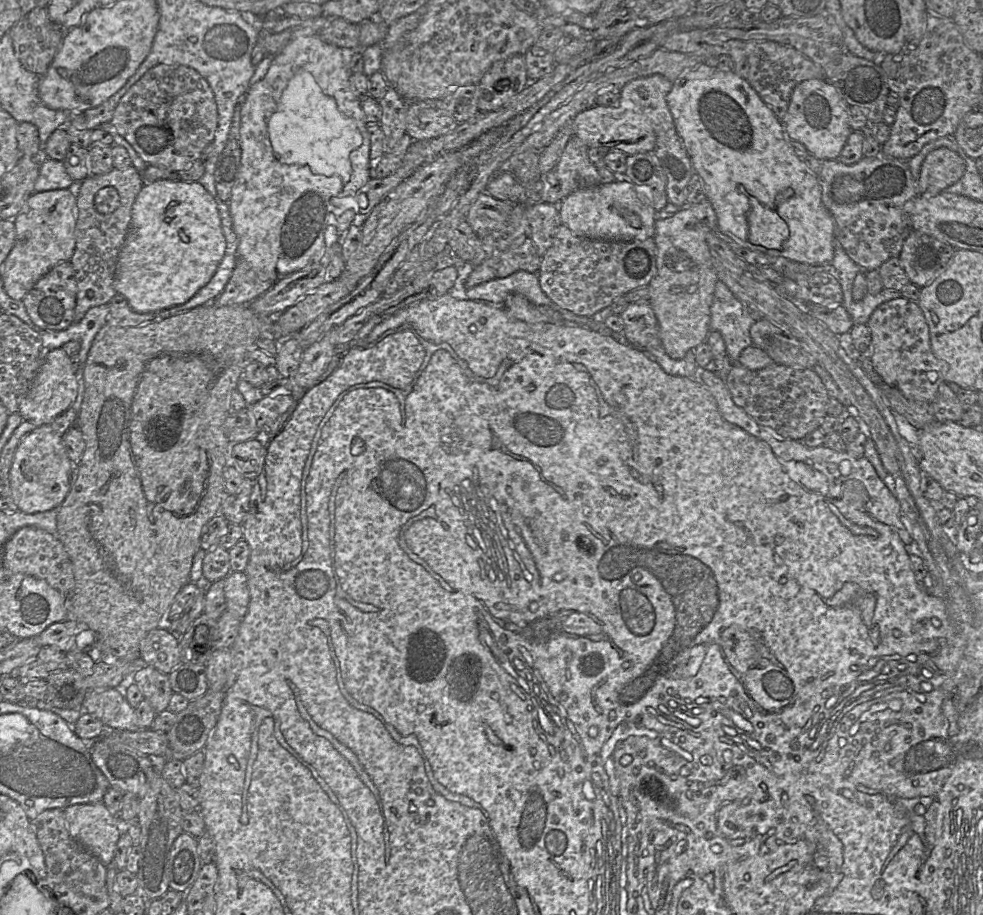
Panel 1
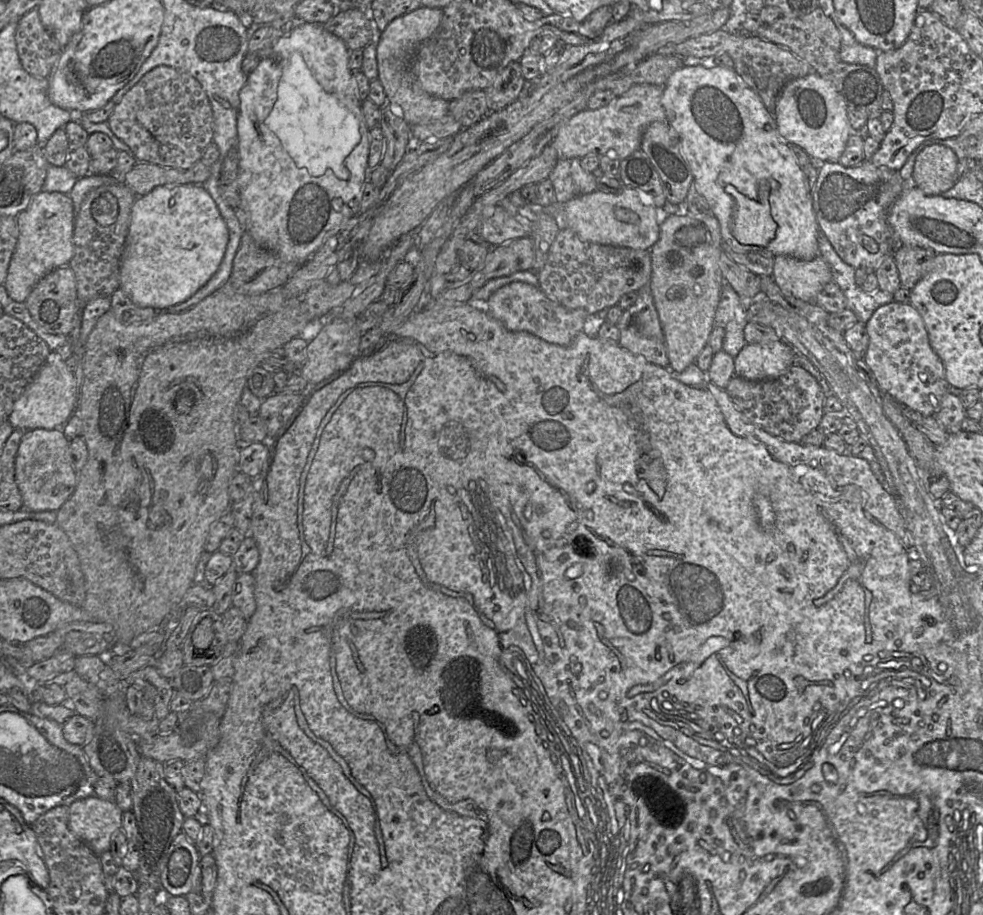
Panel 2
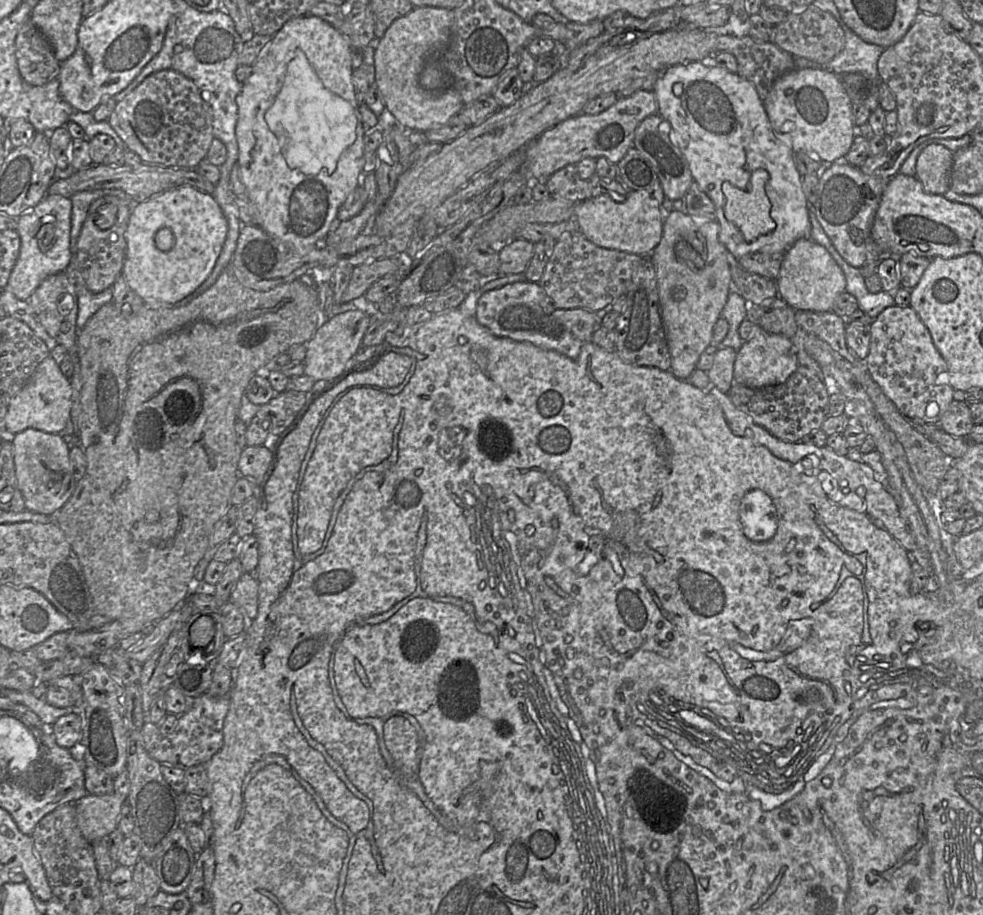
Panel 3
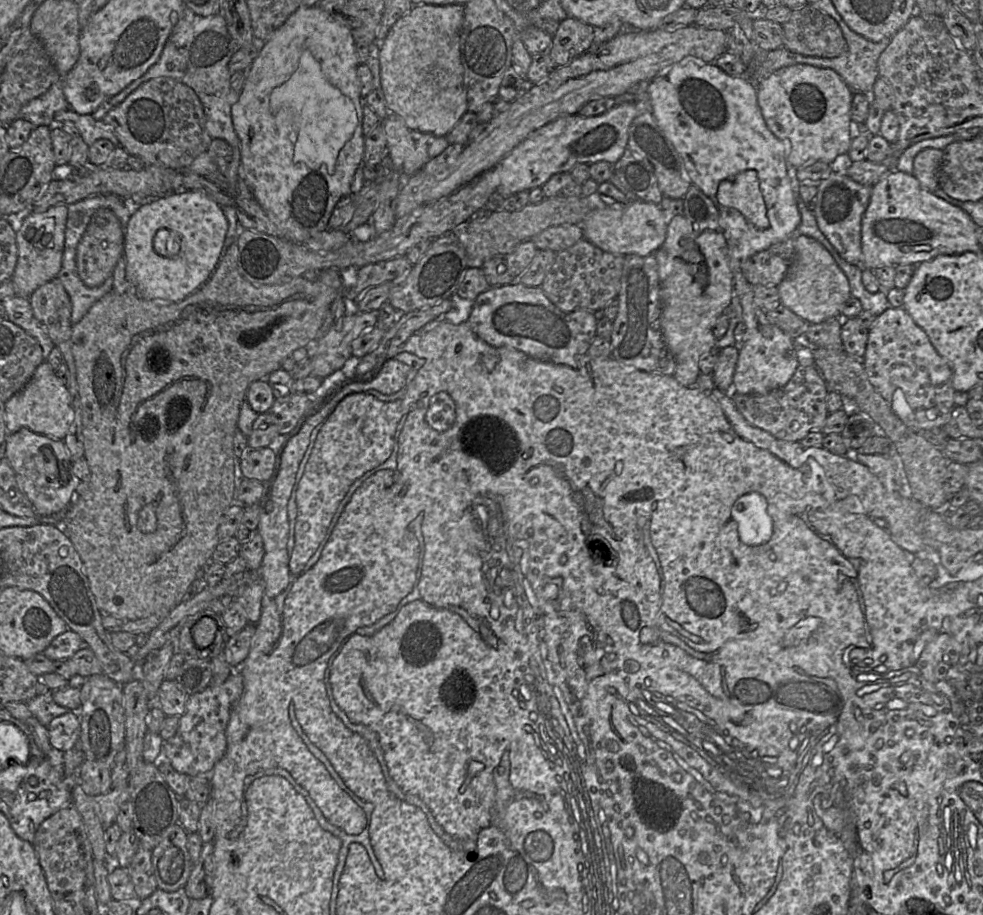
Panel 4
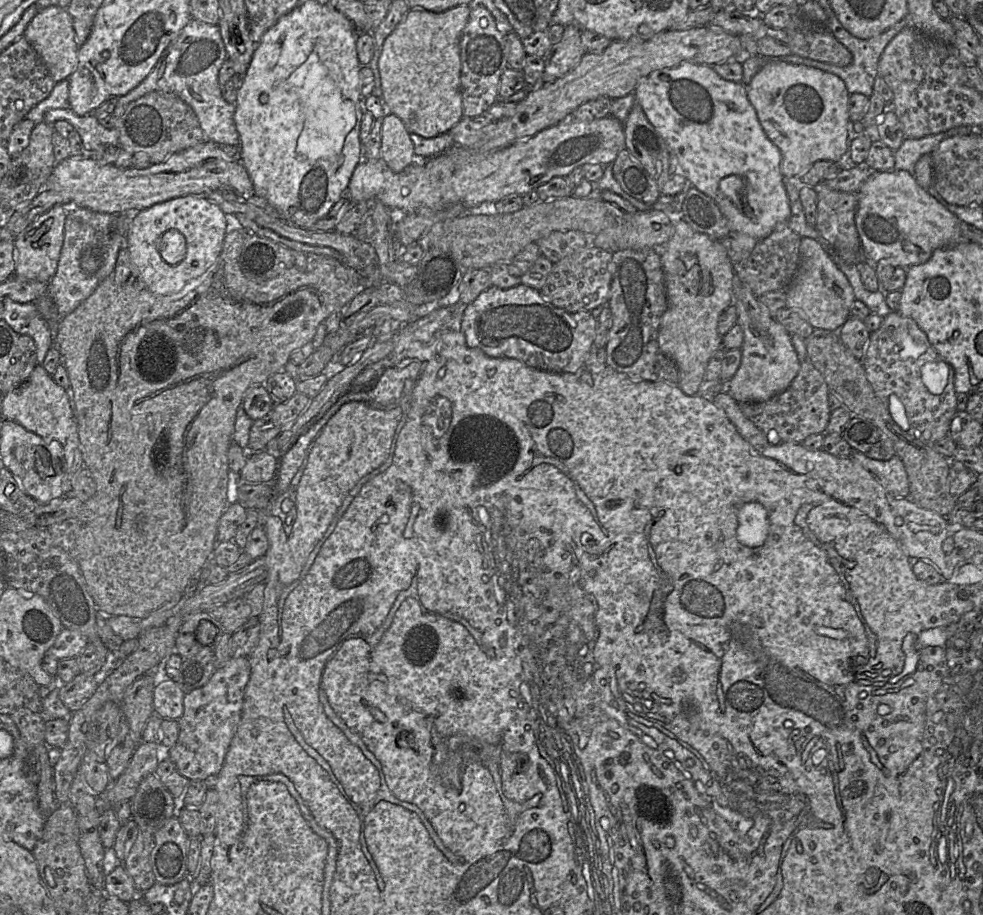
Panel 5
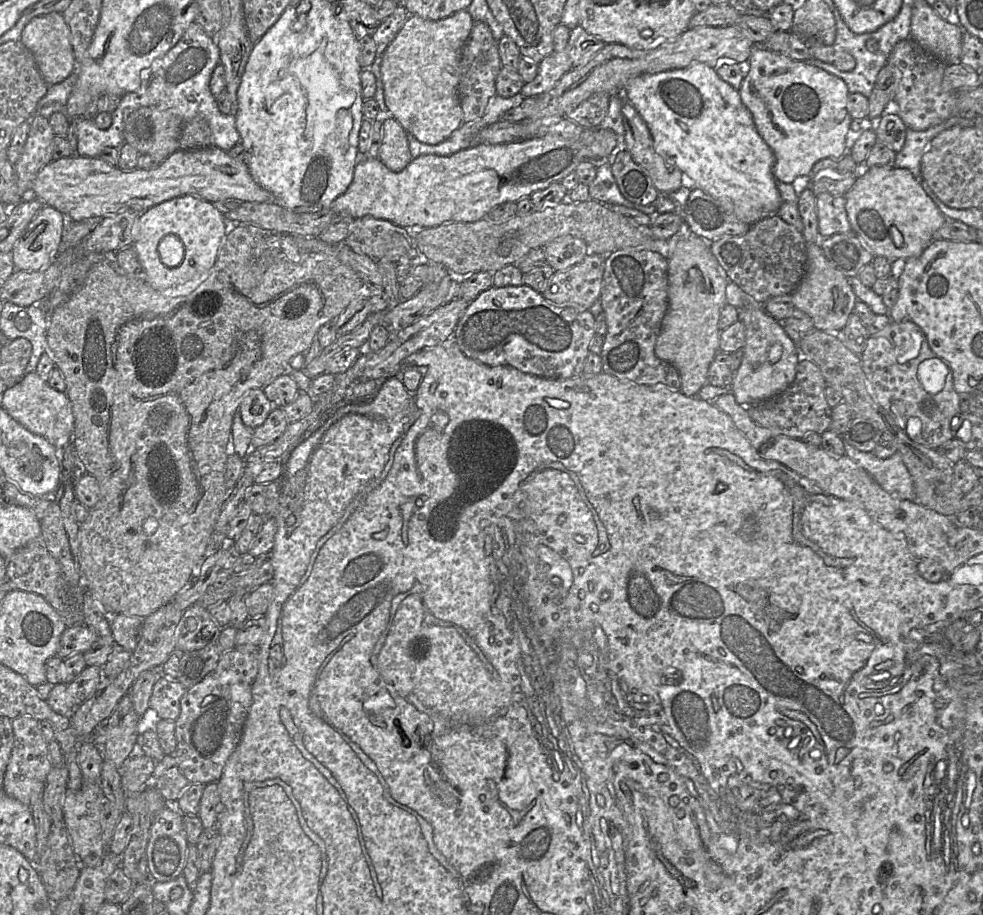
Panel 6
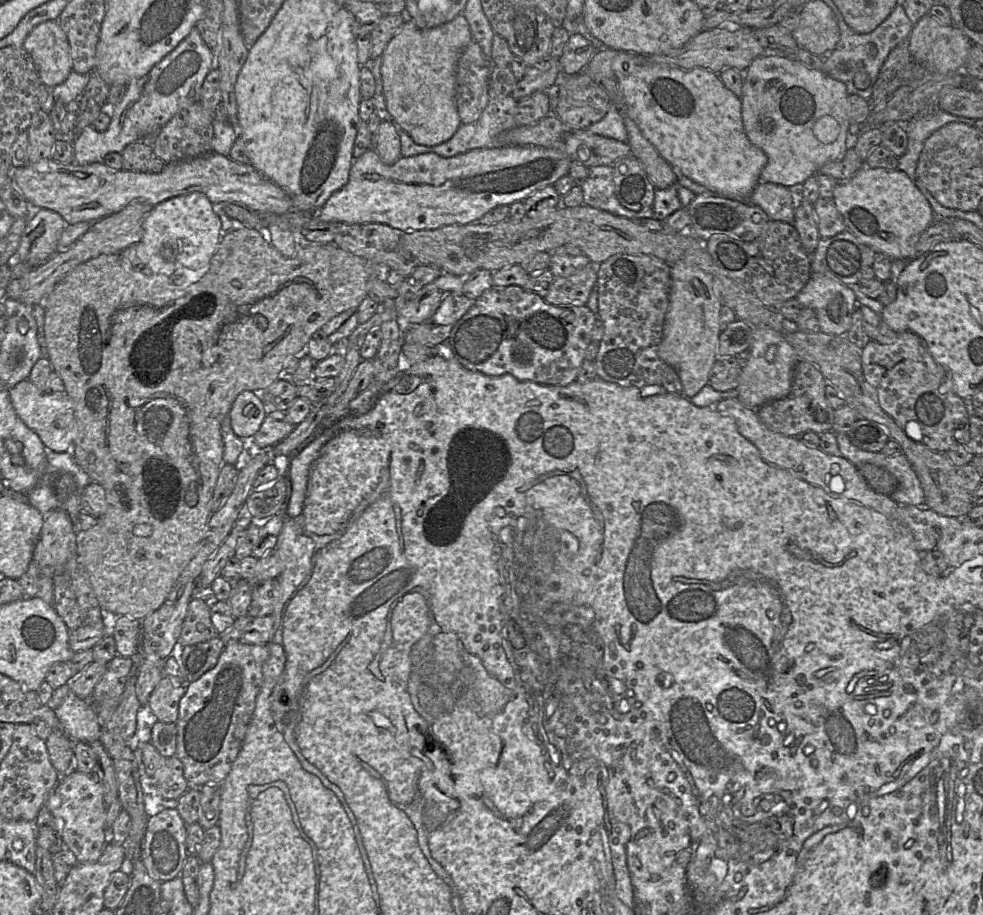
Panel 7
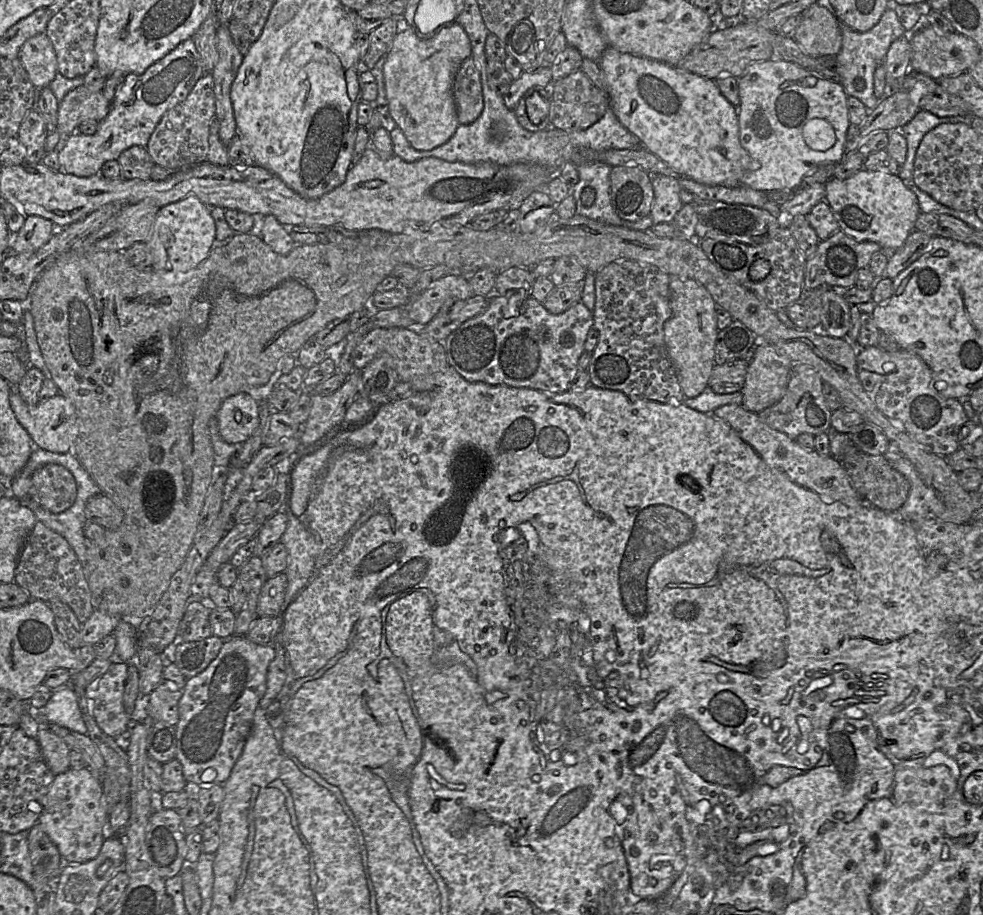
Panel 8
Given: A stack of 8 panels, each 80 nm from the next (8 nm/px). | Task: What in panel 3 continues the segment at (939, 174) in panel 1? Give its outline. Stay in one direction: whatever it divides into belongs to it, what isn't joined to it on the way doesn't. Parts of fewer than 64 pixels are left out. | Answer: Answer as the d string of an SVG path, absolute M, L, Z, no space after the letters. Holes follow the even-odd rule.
M940 144L927 145L916 159L915 177L930 194L943 195L950 188L953 152Z

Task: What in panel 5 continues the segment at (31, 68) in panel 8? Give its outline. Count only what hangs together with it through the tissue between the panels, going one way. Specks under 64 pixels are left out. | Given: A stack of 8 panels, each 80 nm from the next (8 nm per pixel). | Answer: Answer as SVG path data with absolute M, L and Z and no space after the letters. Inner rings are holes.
M50 6L39 11L27 25L23 36L39 55L55 83L68 79L77 68L79 47L67 9Z

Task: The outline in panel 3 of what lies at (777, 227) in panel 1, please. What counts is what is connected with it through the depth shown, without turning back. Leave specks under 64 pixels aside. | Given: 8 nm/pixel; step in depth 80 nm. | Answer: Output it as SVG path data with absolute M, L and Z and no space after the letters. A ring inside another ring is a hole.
M763 169L752 172L747 189L742 190L729 182L723 182L725 196L724 216L743 235L747 242L769 234L776 228L770 217L771 203L765 193L769 174Z

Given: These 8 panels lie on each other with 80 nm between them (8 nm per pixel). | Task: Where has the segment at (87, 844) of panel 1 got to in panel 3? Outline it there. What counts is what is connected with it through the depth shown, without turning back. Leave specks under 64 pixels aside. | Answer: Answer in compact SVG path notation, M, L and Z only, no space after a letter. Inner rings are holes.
M87 794L75 802L76 820L83 837L92 843L106 838L118 828L123 805L127 802L117 794Z

